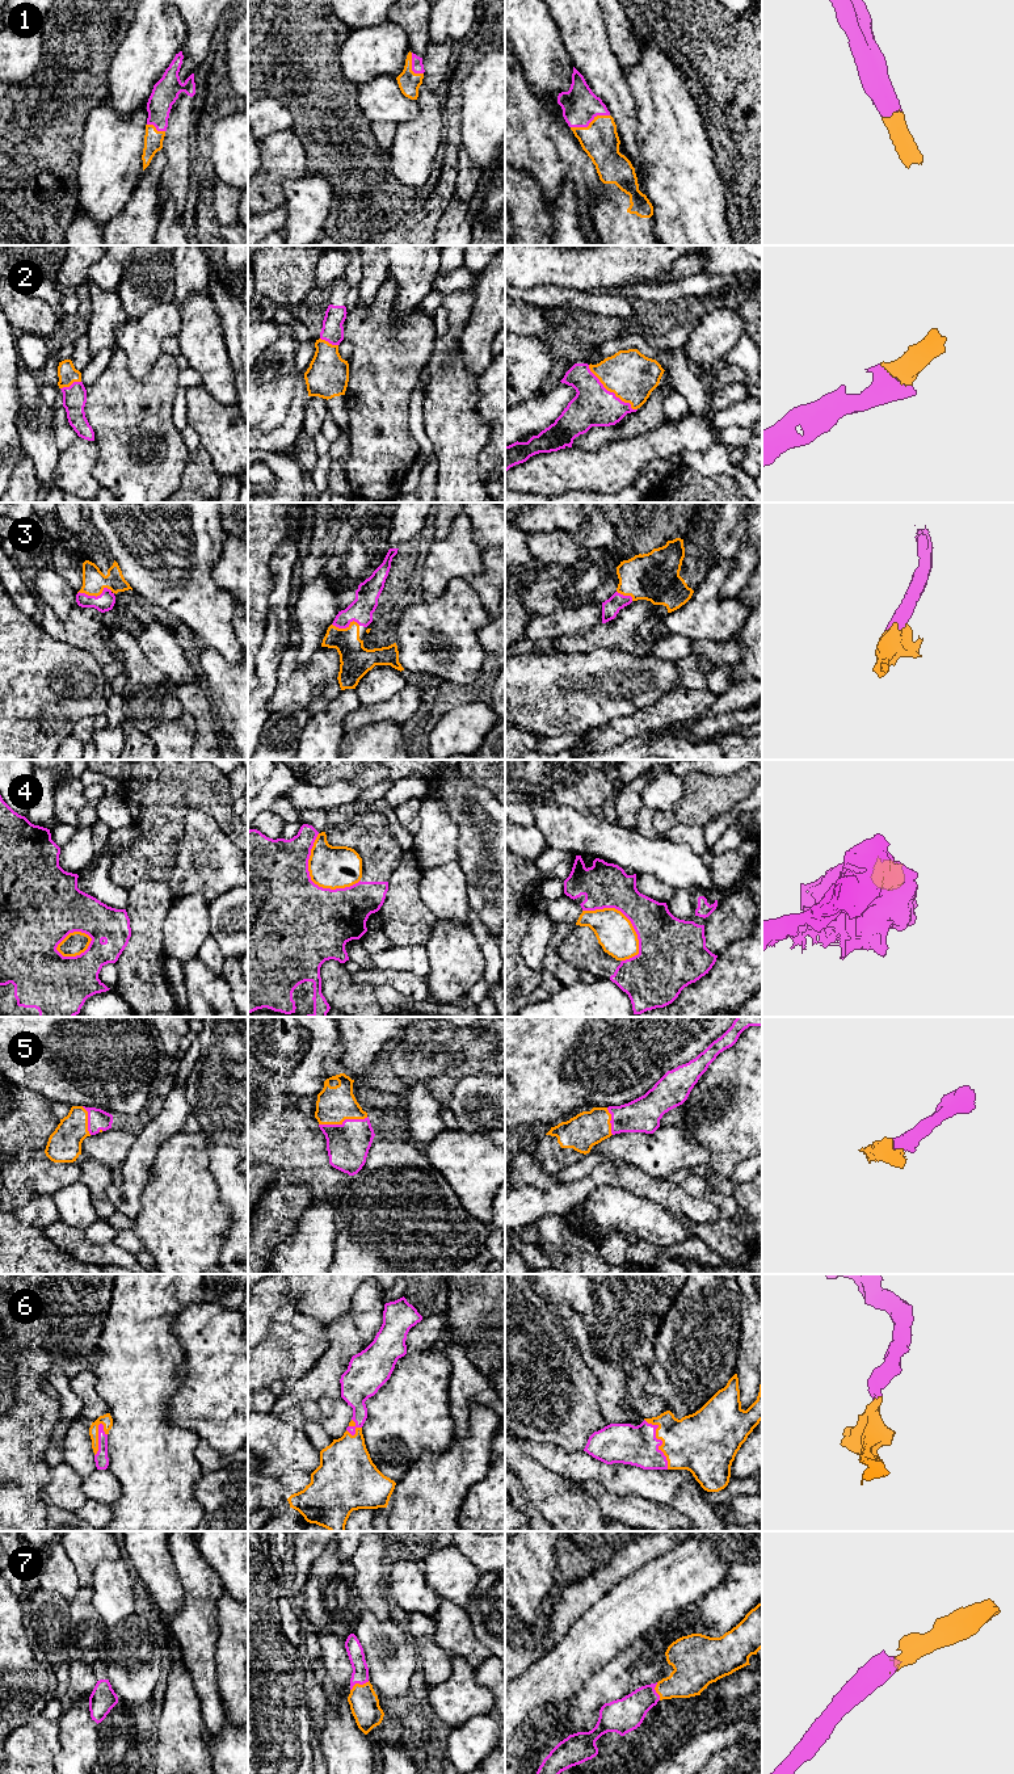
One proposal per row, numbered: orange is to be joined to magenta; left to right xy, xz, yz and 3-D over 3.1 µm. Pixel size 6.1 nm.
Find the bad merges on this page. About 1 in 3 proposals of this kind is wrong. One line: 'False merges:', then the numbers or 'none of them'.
False merges: 4

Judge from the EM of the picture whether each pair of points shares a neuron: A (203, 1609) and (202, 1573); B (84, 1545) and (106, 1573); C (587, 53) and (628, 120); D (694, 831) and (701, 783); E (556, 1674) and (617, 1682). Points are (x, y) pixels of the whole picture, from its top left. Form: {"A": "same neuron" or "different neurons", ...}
{"A": "same neuron", "B": "different neurons", "C": "same neuron", "D": "different neurons", "E": "different neurons"}

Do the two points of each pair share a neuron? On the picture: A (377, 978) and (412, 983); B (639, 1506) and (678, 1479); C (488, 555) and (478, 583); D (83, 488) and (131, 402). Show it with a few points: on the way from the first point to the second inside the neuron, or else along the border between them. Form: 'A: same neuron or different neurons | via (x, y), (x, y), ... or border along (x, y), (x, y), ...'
A: same neuron | via (386, 978), (403, 982)
B: different neurons | border along (618, 1495), (638, 1495), (670, 1505)
C: same neuron | via (488, 562), (488, 572), (484, 576)
D: different neurons | border along (95, 442), (99, 457), (93, 478), (101, 487)

